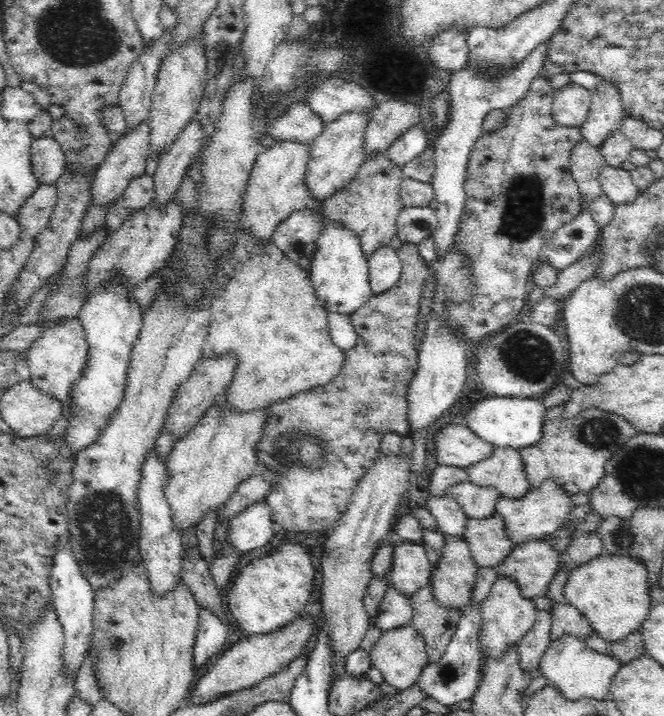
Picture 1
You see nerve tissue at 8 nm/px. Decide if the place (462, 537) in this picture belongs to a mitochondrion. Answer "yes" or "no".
no

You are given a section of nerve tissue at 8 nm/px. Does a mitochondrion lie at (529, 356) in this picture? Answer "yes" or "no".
yes

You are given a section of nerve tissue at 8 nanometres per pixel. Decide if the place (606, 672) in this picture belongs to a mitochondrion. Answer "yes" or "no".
no

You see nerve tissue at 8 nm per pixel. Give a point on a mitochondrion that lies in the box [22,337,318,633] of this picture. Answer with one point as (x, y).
(103, 523)

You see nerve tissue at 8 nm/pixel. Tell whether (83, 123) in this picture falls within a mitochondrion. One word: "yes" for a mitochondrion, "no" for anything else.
no

